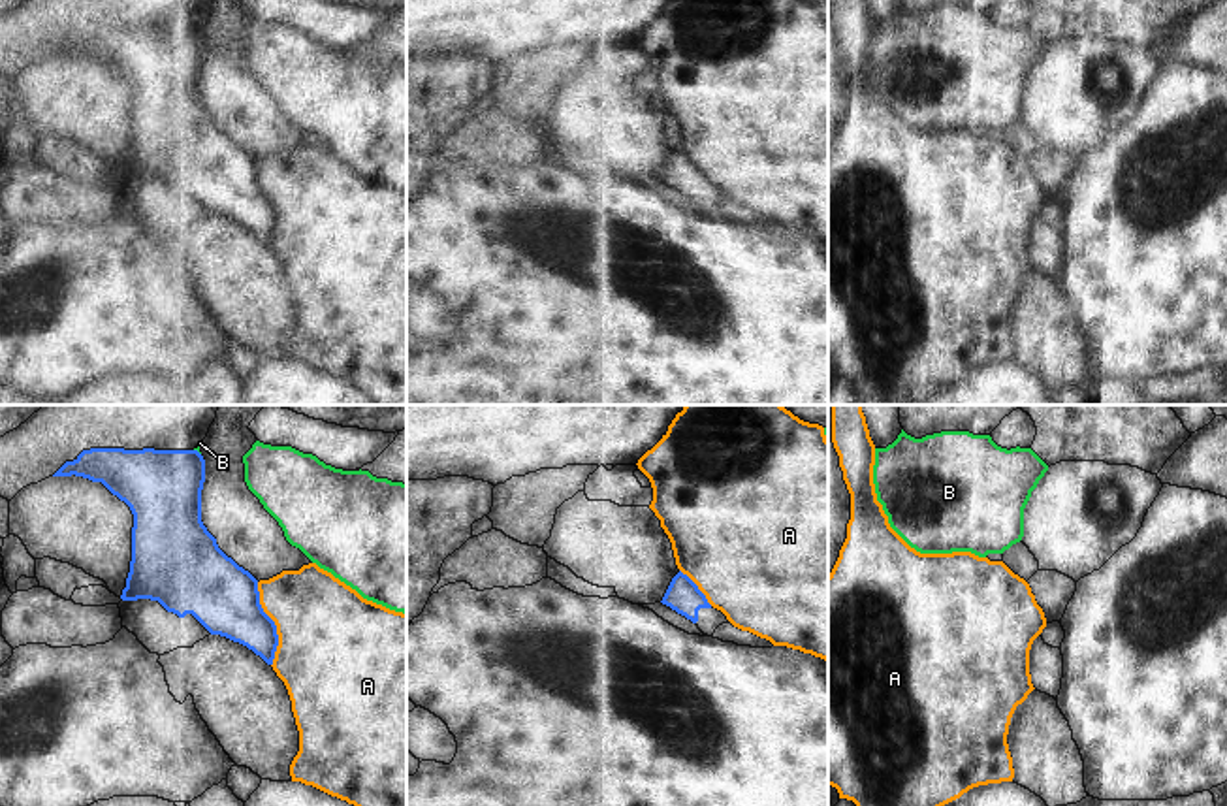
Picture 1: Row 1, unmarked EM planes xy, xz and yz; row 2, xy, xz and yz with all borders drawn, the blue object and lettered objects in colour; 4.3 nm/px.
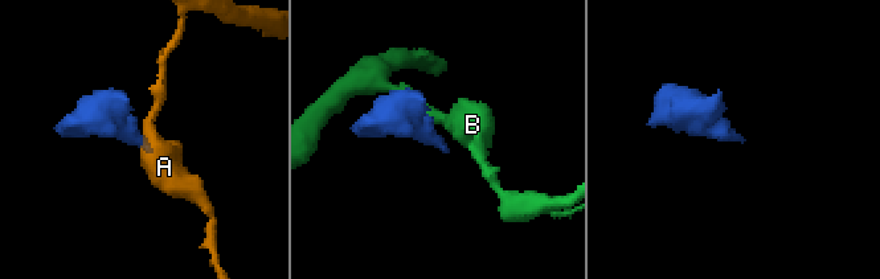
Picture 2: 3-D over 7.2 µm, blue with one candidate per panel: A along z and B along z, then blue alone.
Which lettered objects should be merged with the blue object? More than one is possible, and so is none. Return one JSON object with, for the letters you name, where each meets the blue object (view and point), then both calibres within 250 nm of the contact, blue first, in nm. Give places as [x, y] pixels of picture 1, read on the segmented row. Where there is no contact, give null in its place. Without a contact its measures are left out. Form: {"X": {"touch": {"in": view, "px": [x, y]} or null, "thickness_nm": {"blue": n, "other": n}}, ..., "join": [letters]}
{"join": []}

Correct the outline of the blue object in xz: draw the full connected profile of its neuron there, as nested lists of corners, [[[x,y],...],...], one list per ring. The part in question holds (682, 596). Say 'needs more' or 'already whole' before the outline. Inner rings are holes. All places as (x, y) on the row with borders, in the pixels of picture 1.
needs more; [[[681,571],[672,578],[661,603],[696,623],[708,637],[713,637],[719,625],[730,623]]]

